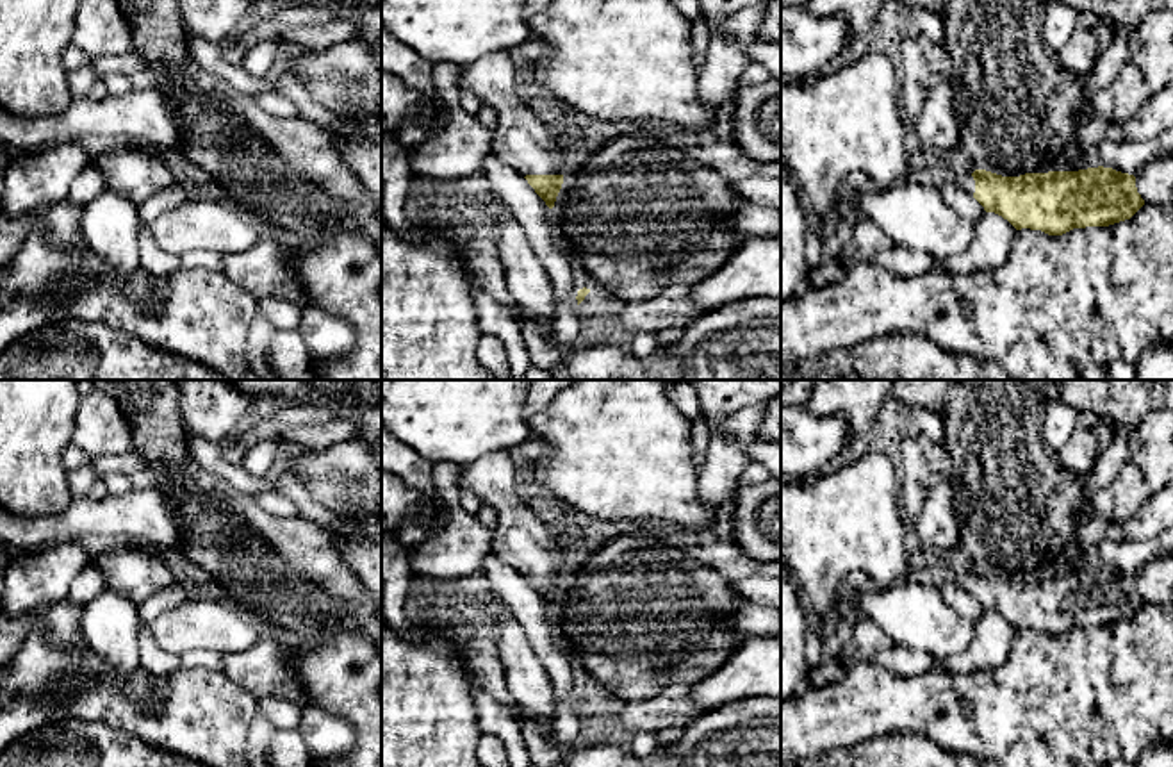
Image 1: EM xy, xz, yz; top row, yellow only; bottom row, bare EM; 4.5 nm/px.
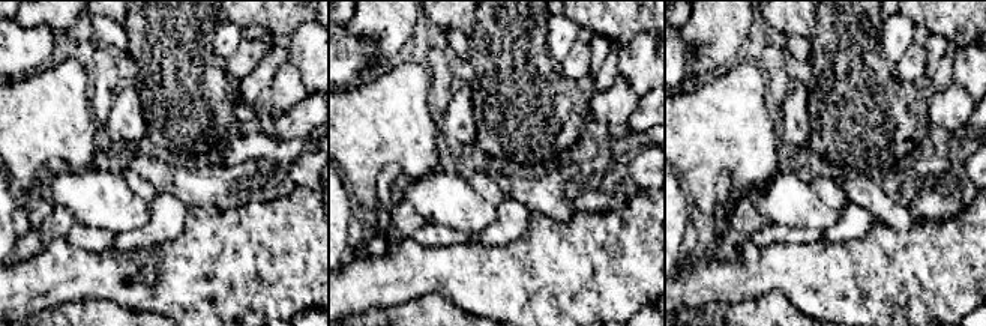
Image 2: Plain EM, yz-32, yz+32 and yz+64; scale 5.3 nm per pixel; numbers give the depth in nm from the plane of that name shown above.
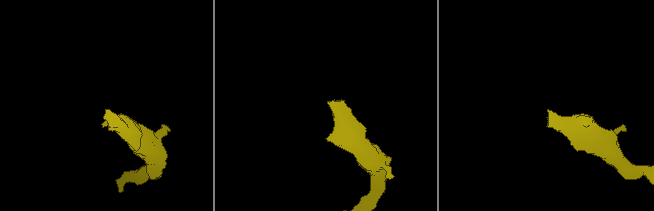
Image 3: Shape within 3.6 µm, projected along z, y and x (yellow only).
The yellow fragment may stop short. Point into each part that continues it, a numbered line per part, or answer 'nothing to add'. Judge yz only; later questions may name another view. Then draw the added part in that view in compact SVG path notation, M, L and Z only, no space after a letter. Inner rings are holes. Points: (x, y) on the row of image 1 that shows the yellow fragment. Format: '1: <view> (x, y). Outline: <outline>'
1: yz (967, 182). Outline: M941 169L941 175L950 178L952 182L959 184L963 189L966 189L970 194L975 193L975 180L972 175L961 175L961 177L954 177L952 173L947 173L945 169Z

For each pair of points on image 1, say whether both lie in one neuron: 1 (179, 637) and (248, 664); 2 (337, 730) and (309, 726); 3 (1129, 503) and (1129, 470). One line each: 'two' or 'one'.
1: two
2: one
3: one

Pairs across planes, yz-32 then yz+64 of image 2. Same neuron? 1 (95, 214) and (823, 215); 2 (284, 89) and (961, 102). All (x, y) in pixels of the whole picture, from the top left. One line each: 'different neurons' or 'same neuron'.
1: same neuron
2: same neuron

